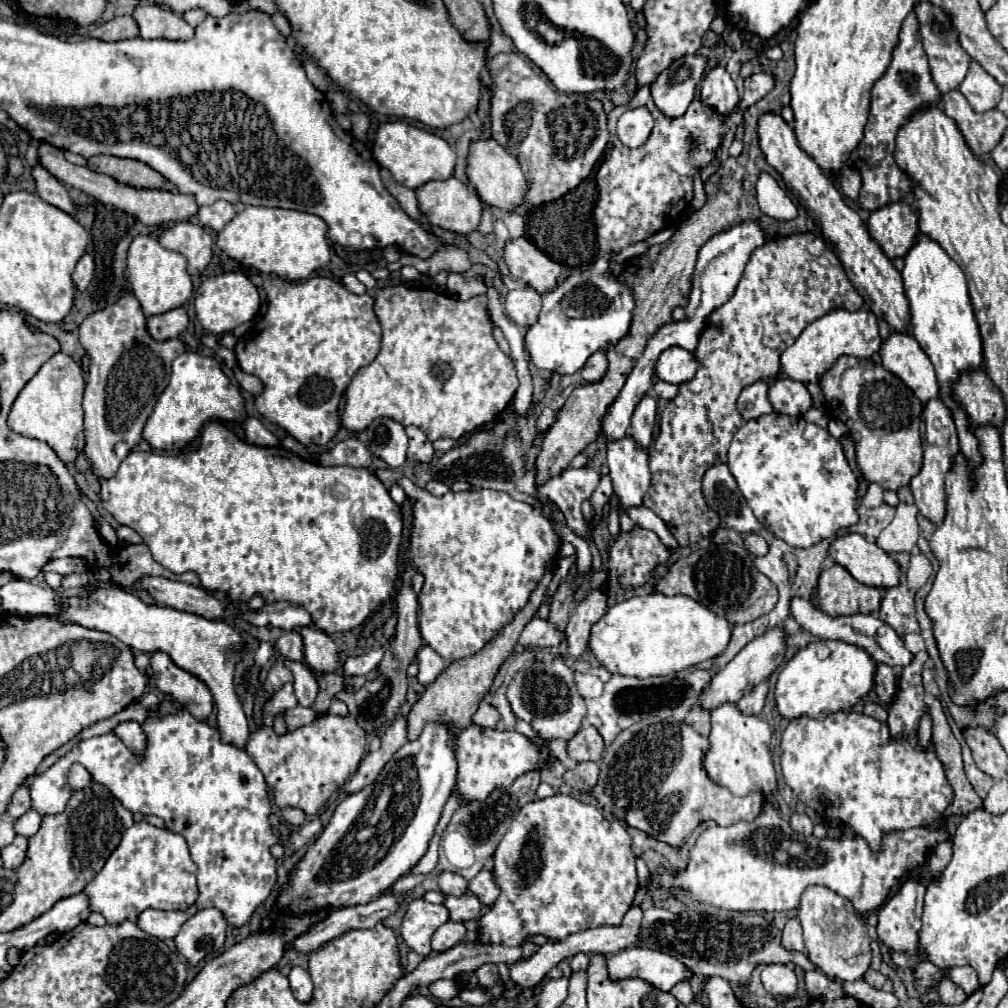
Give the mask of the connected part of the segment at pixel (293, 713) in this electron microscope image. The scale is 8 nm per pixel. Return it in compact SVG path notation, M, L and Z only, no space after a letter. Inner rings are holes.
M297 705L294 708L288 709L285 712L285 723L289 731L297 729L297 727L303 727L303 725L309 725L317 719L317 713L311 708Z

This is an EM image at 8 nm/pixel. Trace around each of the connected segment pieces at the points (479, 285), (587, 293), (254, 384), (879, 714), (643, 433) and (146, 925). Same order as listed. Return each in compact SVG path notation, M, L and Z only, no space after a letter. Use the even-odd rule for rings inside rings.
M449 273L447 289L453 295L457 295L459 299L471 299L475 295L483 295L485 293L485 283L475 279L475 277L465 277L465 275L457 275L457 273Z
M597 259L593 267L571 273L553 291L543 295L539 319L525 333L525 345L537 369L571 375L579 371L597 349L607 349L607 343L617 343L627 335L633 297L617 277L605 271L603 259Z
M235 367L235 379L239 381L239 385L243 387L243 389L261 389L263 385L261 385L261 381L255 377L255 375L249 375L249 373L245 373L241 367Z
M867 701L863 711L865 711L865 713L869 713L871 717L877 717L879 721L885 721L885 719L887 719L887 711L885 711L885 707L883 707L881 703L873 703L873 701Z
M645 395L639 405L633 411L631 417L631 427L629 427L629 435L633 437L633 441L641 447L647 449L651 443L651 433L653 433L653 425L655 425L655 415L657 415L657 401L649 395Z
M196 905L187 911L159 911L159 909L145 909L137 917L137 927L157 939L173 939L179 927L197 911Z

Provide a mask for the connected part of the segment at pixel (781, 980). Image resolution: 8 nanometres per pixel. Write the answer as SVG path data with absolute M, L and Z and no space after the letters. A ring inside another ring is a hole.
M767 965L761 973L761 981L775 999L793 997L797 991L797 975L791 965Z

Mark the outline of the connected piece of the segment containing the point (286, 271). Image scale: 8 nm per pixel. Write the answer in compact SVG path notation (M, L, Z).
M245 207L217 235L217 245L231 259L247 267L255 267L261 273L275 273L289 281L307 279L315 269L327 265L331 257L327 225L321 217L279 207Z

